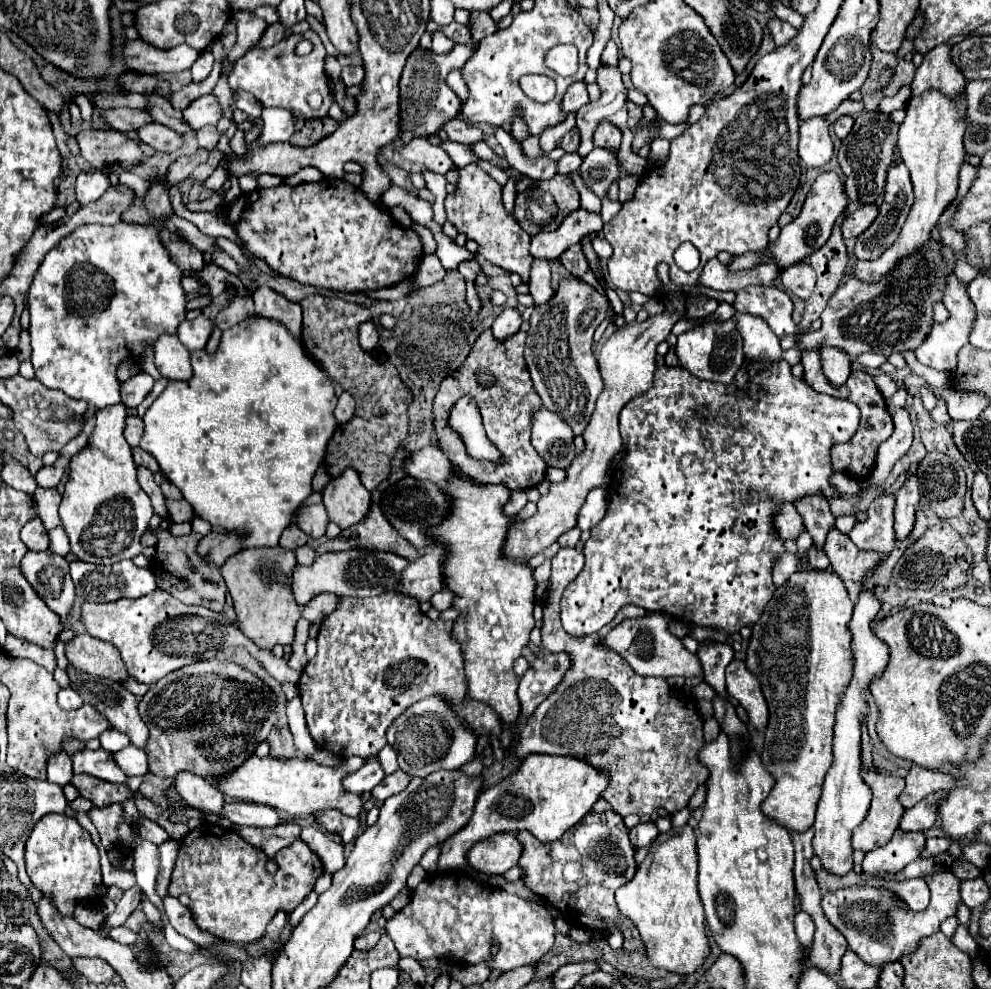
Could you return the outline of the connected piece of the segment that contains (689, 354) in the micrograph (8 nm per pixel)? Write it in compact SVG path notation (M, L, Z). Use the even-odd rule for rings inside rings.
M732 316L726 322L702 322L690 328L688 332L677 337L675 352L680 358L680 364L688 368L688 372L696 378L710 380L710 382L722 382L730 384L734 380L738 368L744 362L744 352L742 352L742 336L736 328L736 316Z

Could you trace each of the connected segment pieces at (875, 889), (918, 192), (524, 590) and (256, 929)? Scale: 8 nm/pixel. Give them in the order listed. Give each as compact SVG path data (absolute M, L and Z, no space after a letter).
M952 870L930 872L922 876L930 886L932 898L930 906L922 912L914 912L904 906L904 900L888 888L880 886L850 886L836 892L824 892L822 908L826 918L844 934L850 950L854 950L866 964L882 966L888 962L900 960L904 954L916 952L922 938L932 936L940 930L940 924L954 916L962 898L960 898L960 880Z
M926 92L926 96L910 98L906 106L906 120L898 132L898 148L902 152L902 162L908 166L914 184L914 206L906 218L900 238L892 248L888 248L878 260L858 262L854 278L860 280L880 280L882 274L894 268L894 262L916 252L928 242L930 232L938 224L944 208L956 198L958 192L958 172L964 164L962 136L966 130L964 112L958 112L950 100L942 100L938 92Z
M452 480L444 488L454 498L452 514L440 524L440 528L430 530L430 534L438 544L448 548L444 560L446 586L460 596L454 600L454 608L462 612L454 624L454 638L462 644L466 656L470 698L482 700L498 712L504 724L500 742L504 748L510 748L510 726L518 722L520 708L516 696L520 678L514 674L512 664L530 642L530 632L534 628L532 570L526 562L512 562L502 556L502 546L510 526L510 518L502 514L502 506L510 500L510 490L506 486L488 484L486 488L478 488L470 484L470 480Z
M202 824L182 840L180 856L174 866L172 884L170 884L168 892L170 892L170 896L180 896L180 894L190 896L190 912L200 930L206 930L228 942L250 944L264 936L268 922L276 916L278 910L292 912L312 892L312 878L316 882L318 876L324 874L324 866L322 866L320 858L300 838L292 846L282 848L274 856L274 860L278 862L278 870L276 870L276 874L268 874L268 870L266 870L268 856L260 848L254 848L252 844L242 840L230 828L222 828L220 824Z

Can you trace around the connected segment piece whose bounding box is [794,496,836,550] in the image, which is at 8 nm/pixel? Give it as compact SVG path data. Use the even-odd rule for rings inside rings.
M808 496L806 500L798 500L798 504L794 504L798 508L798 514L804 518L804 526L808 530L808 534L814 540L814 546L818 550L824 550L826 544L826 536L828 532L834 528L834 514L830 512L828 502L822 496Z

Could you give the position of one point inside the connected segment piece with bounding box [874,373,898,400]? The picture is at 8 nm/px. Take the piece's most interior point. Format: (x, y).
(887, 387)

